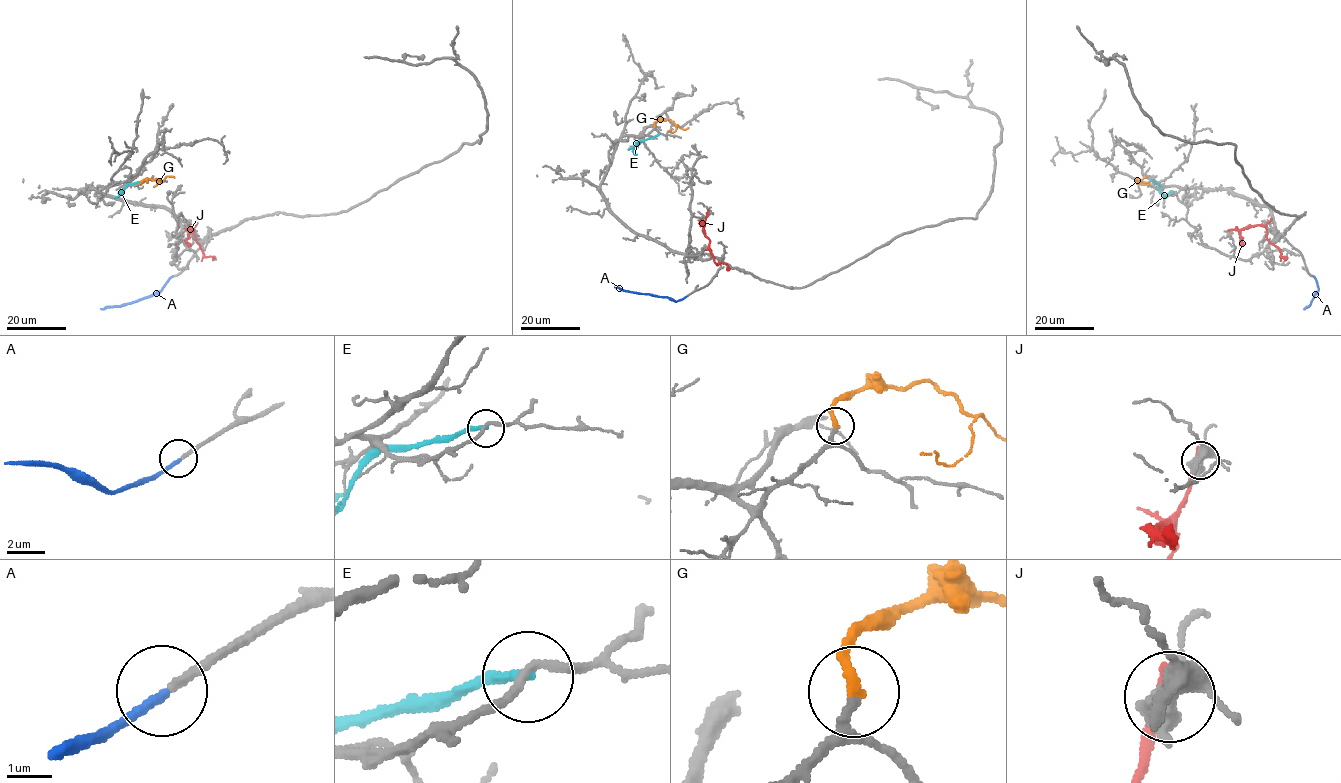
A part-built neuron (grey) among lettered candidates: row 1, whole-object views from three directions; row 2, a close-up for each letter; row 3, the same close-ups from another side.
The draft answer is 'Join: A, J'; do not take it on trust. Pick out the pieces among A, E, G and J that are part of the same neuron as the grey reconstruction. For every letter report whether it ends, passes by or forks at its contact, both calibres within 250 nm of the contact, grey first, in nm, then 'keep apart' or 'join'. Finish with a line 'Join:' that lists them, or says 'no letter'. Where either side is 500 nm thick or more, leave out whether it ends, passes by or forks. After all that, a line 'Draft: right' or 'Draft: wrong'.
A: it ends | 240/240 nm | join
E: it ends | 180/260 nm | keep apart
G: it ends | 140/190 nm | join
J: it ends | 480/280 nm | keep apart
Join: A, G
Draft: wrong

